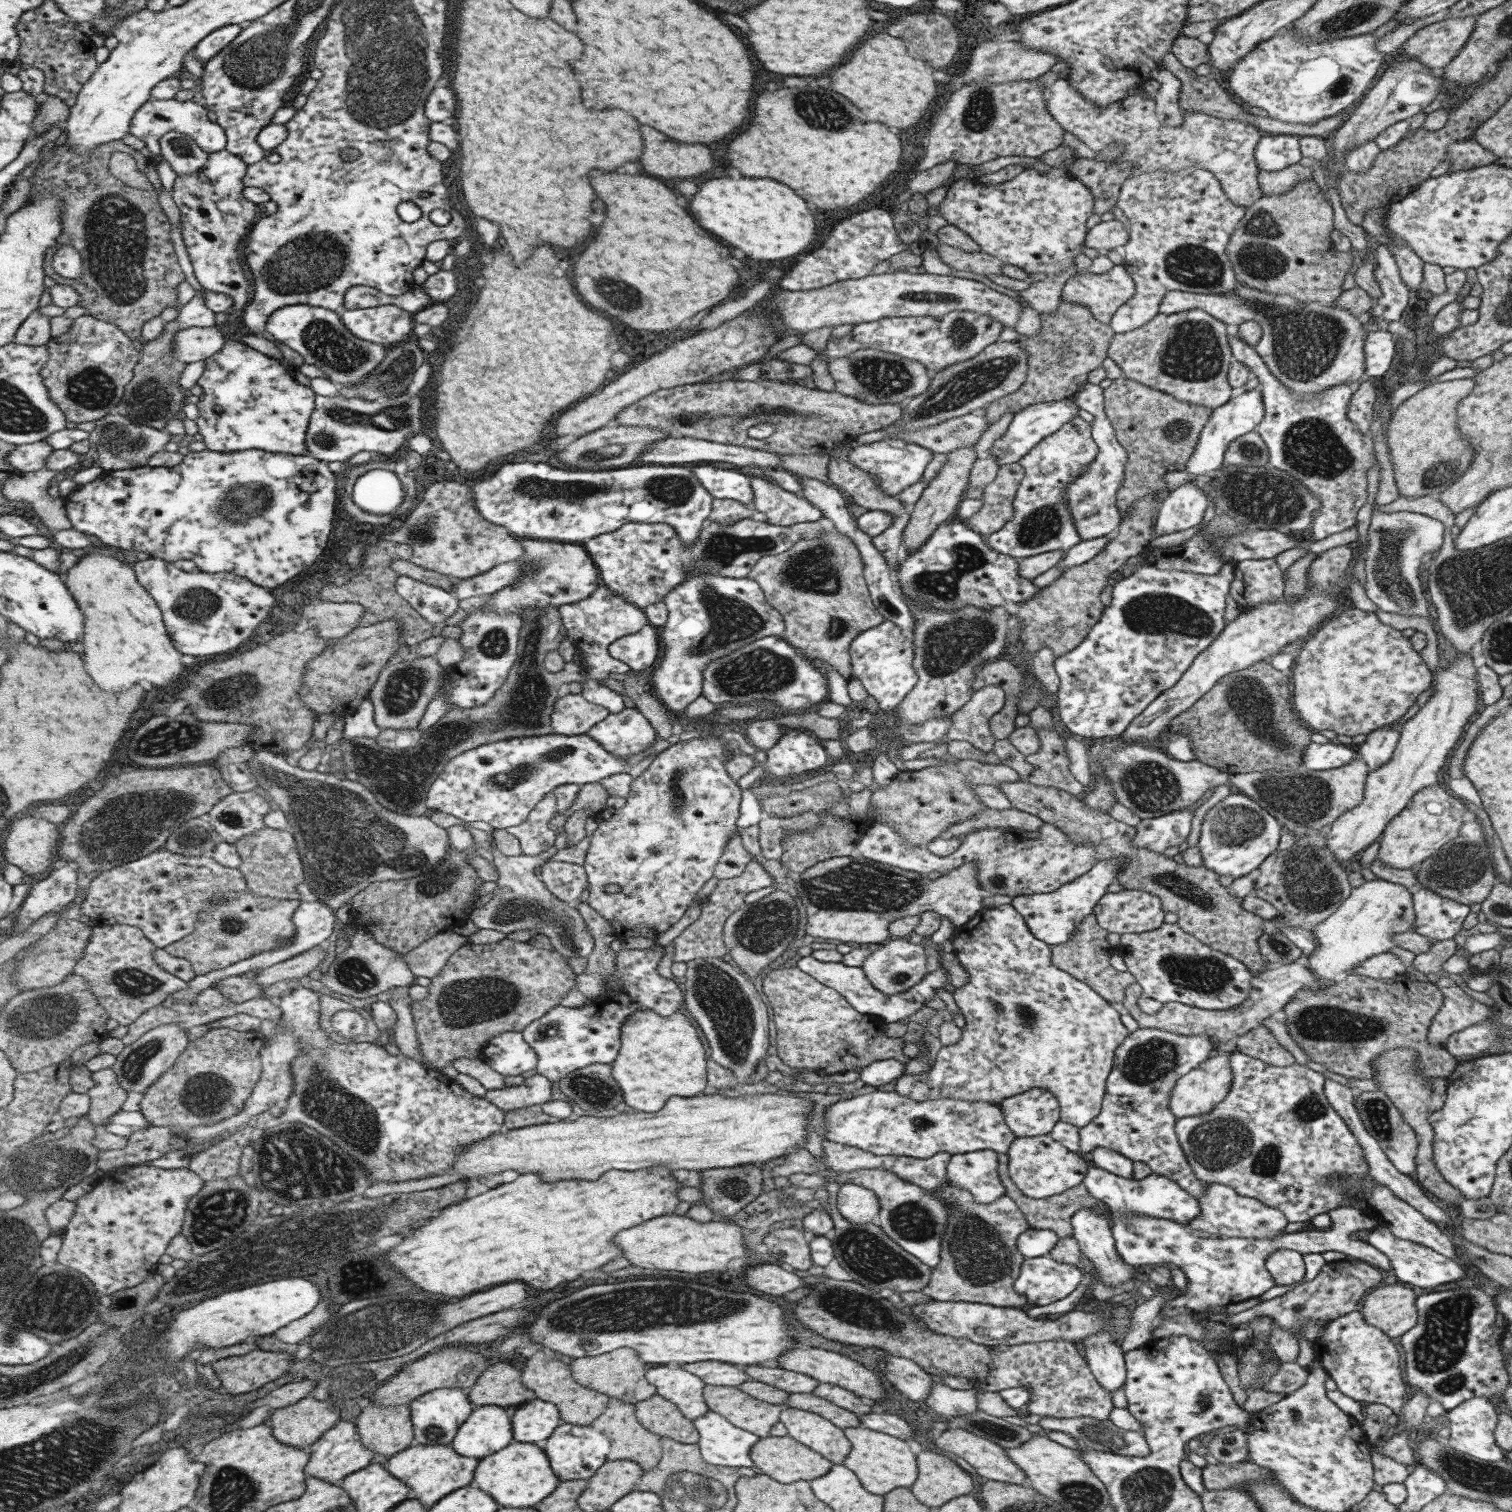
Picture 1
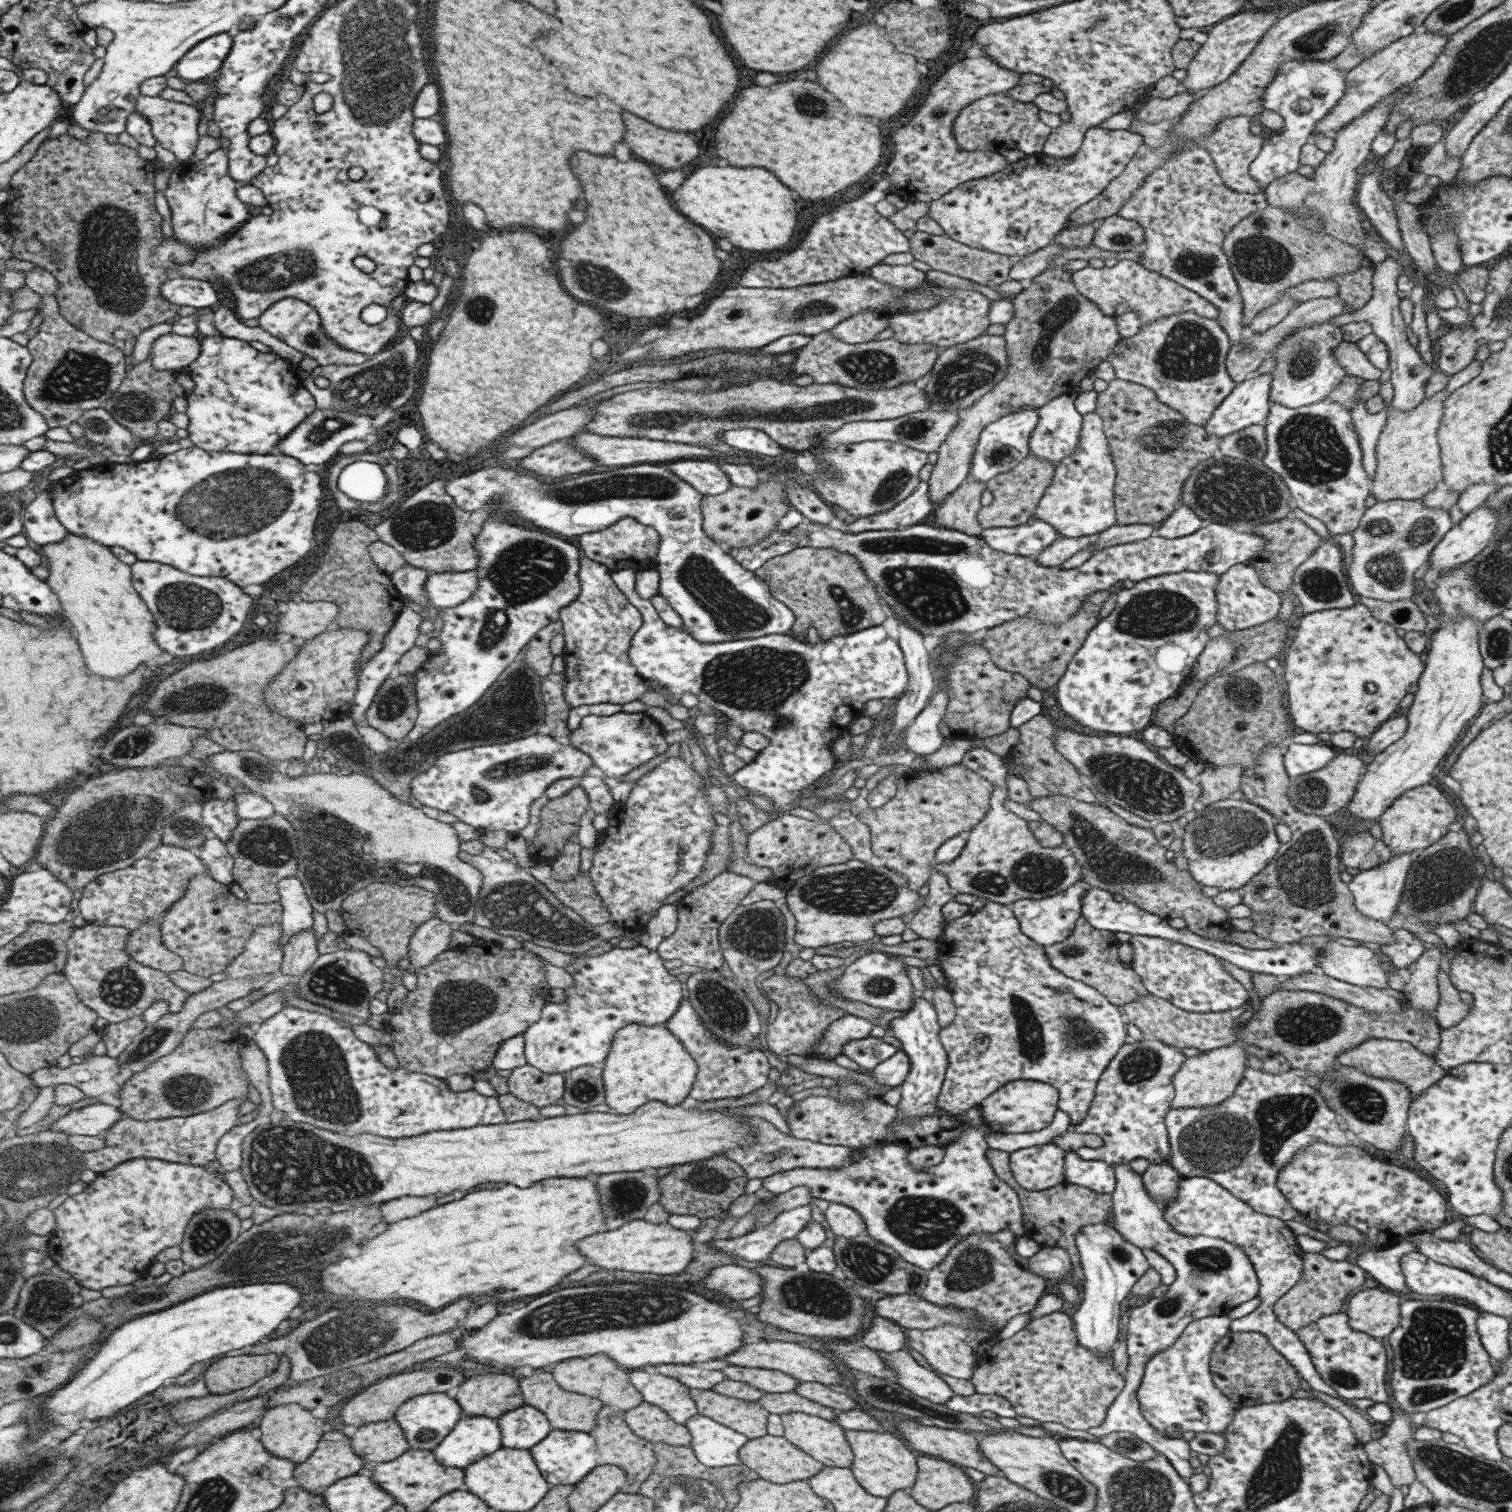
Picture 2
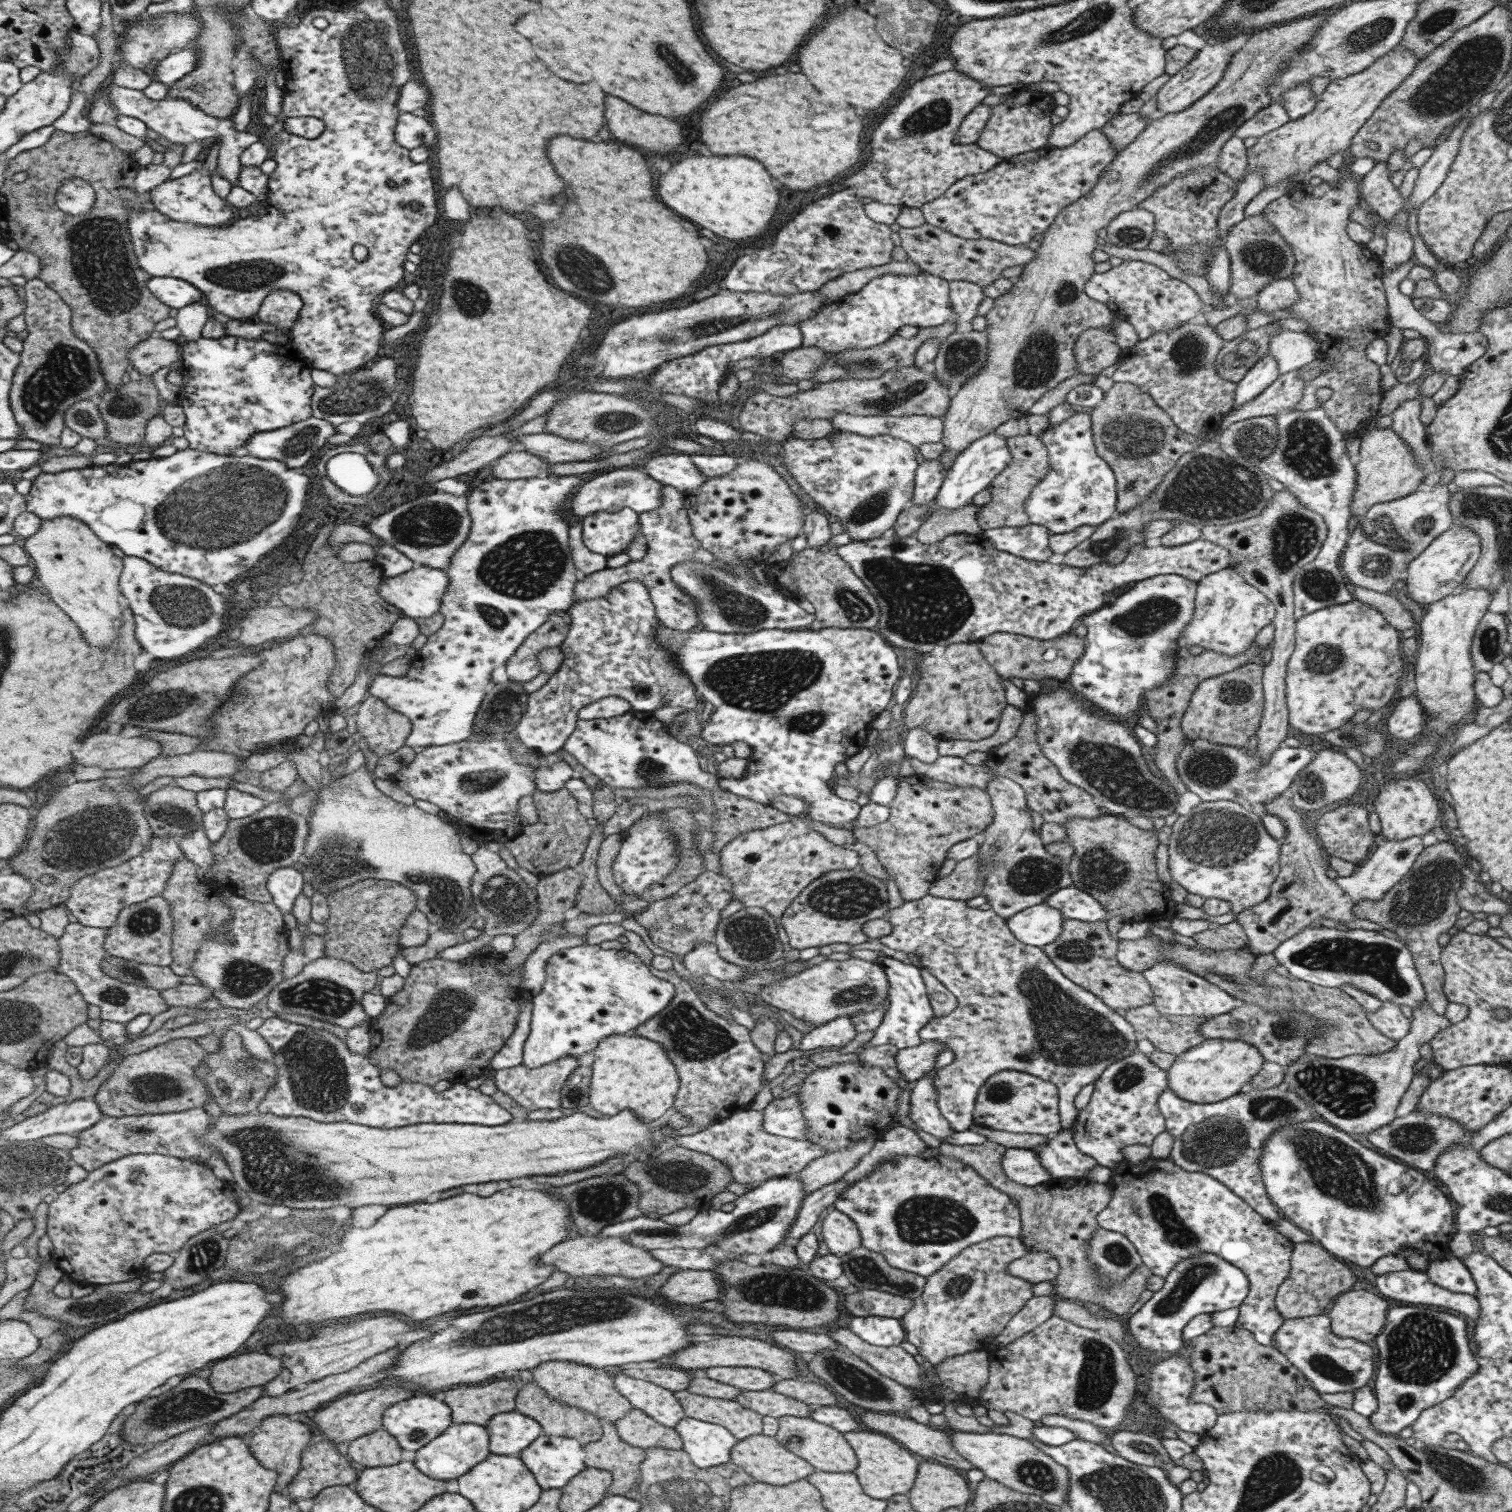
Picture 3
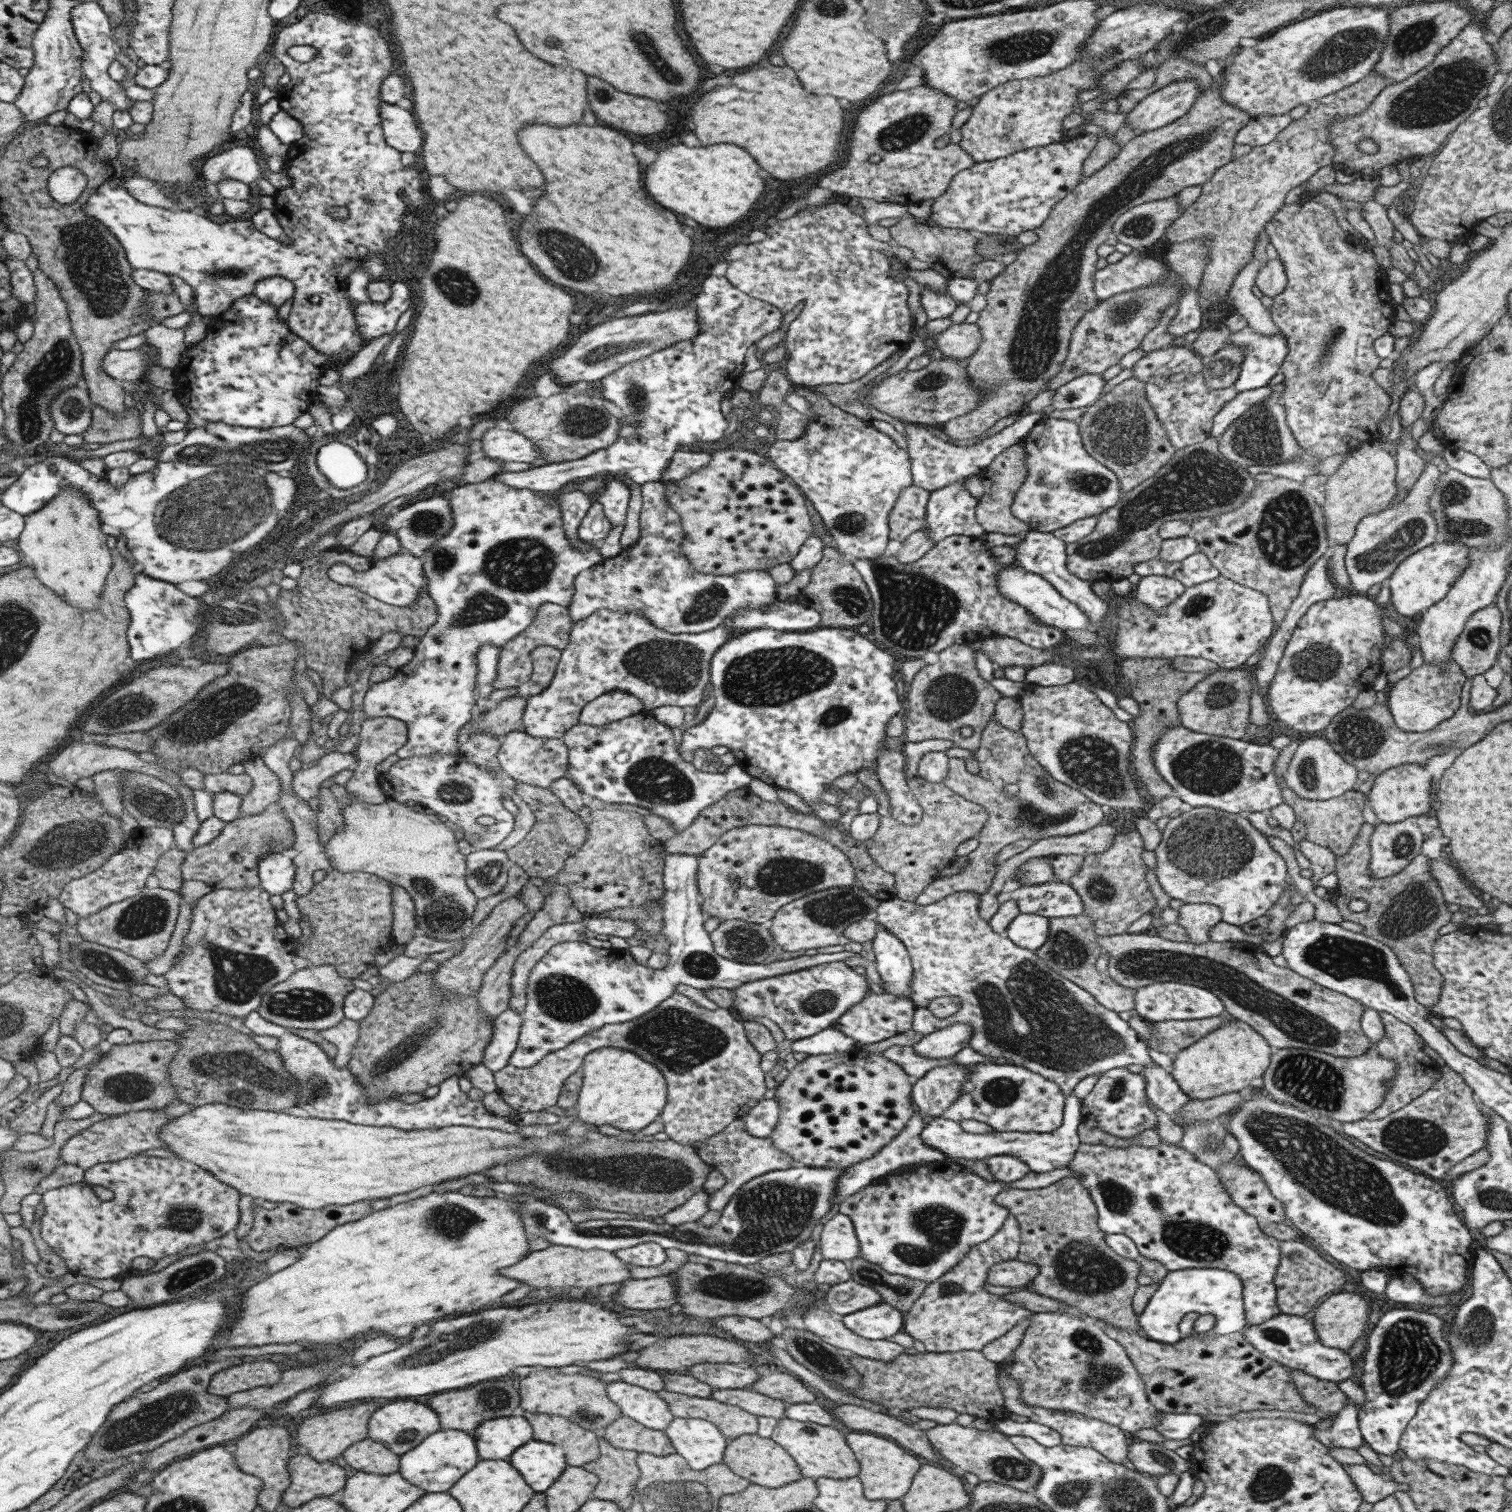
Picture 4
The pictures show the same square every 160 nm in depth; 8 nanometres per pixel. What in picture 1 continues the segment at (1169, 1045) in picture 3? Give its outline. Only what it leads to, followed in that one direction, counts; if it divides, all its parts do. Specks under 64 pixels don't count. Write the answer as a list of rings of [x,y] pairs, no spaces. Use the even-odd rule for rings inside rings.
[[[1302,960],[1286,965],[1273,965],[1272,968],[1261,972],[1259,976],[1251,977],[1249,998],[1228,1010],[1204,1010],[1186,1006],[1179,1002],[1169,1002],[1163,1005],[1158,1012],[1143,1013],[1137,1007],[1137,1000],[1142,992],[1136,983],[1125,988],[1122,1004],[1124,1012],[1133,1017],[1133,1020],[1139,1025],[1138,1028],[1156,1028],[1157,1030],[1166,1030],[1183,1037],[1207,1035],[1211,1039],[1211,1043],[1224,1042],[1230,1044],[1248,1030],[1259,1026],[1264,1019],[1274,1012],[1282,1010],[1283,1006],[1291,998],[1295,998],[1295,994],[1298,991],[1315,987],[1317,980],[1315,980],[1315,976],[1311,972],[1312,970]]]

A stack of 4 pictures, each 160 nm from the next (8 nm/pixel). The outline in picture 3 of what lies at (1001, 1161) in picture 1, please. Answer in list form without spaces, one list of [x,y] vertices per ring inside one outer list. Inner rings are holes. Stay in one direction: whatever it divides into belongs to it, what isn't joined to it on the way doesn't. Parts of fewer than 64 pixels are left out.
[[[985,1141],[981,1144],[955,1146],[940,1143],[938,1154],[952,1156],[963,1164],[968,1164],[981,1178],[984,1178],[993,1188],[1007,1194],[1019,1209],[1021,1239],[1026,1253],[1047,1253],[1058,1263],[1058,1273],[1049,1281],[1052,1294],[1058,1298],[1080,1300],[1097,1304],[1113,1312],[1117,1316],[1125,1314],[1137,1300],[1139,1294],[1145,1290],[1147,1277],[1152,1272],[1143,1264],[1136,1266],[1128,1277],[1116,1285],[1100,1287],[1094,1264],[1087,1260],[1085,1250],[1088,1240],[1099,1227],[1096,1216],[1108,1203],[1111,1188],[1106,1183],[1088,1181],[1086,1178],[1062,1179],[1050,1178],[1035,1186],[1023,1186],[1009,1180],[1000,1168],[1000,1156],[1005,1148],[994,1142]]]

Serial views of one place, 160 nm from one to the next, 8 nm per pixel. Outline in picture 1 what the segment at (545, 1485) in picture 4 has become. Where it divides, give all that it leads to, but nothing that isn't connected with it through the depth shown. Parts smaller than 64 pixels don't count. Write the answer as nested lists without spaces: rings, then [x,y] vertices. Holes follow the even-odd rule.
[[[563,1423],[553,1436],[542,1443],[551,1460],[551,1468],[555,1475],[562,1481],[586,1480],[607,1462],[607,1454],[610,1453],[610,1439],[603,1434],[599,1426]]]

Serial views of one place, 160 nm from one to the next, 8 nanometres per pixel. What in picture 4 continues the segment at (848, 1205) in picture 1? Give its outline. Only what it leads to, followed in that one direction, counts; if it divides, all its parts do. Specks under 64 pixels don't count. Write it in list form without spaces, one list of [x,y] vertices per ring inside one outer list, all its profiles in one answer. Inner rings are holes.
[[[836,1213],[821,1229],[819,1252],[823,1260],[849,1261],[860,1253],[856,1234],[847,1215]]]

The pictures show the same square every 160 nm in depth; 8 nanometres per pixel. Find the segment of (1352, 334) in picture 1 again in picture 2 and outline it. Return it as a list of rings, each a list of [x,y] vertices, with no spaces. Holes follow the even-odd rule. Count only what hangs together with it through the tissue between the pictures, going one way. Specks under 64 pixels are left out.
[[[1118,260],[1111,268],[1080,268],[1072,273],[1073,286],[1097,306],[1104,315],[1117,317],[1126,312],[1134,312],[1138,316],[1140,327],[1158,318],[1191,311],[1203,318],[1216,318],[1218,310],[1211,303],[1201,298],[1196,292],[1165,278],[1152,270],[1143,268],[1137,261]],[[1329,321],[1321,324],[1309,324],[1290,332],[1268,356],[1276,360],[1269,372],[1272,376],[1268,399],[1287,408],[1299,408],[1321,401],[1332,391],[1343,377],[1350,374],[1336,363],[1332,350],[1342,341],[1340,327],[1331,325]]]

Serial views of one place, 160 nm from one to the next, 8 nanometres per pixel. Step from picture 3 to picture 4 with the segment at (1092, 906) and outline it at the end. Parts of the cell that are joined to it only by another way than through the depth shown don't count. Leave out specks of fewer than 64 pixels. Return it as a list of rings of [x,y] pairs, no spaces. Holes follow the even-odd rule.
[[[1047,882],[1021,887],[1003,886],[995,897],[999,904],[1014,901],[1021,914],[1038,914],[1045,918],[1075,916],[1083,913],[1081,899],[1068,882]]]

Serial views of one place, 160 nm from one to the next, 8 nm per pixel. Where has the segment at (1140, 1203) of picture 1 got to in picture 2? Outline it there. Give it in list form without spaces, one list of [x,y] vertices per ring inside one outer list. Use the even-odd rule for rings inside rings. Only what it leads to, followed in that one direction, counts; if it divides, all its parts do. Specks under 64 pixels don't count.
[[[1075,1151],[1063,1155],[1064,1182],[1085,1187],[1099,1194],[1111,1194],[1115,1186],[1114,1170],[1100,1160],[1083,1160]],[[1149,1164],[1142,1174],[1147,1193],[1161,1209],[1174,1199],[1180,1174],[1171,1165]]]

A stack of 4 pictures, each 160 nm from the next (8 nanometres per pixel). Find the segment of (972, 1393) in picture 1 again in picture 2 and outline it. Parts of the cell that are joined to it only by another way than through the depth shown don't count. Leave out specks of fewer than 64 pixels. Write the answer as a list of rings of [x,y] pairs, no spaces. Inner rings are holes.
[[[905,1348],[895,1352],[876,1353],[884,1360],[884,1366],[896,1374],[896,1384],[910,1390],[915,1396],[941,1405],[954,1395],[949,1385],[935,1373],[917,1365]]]

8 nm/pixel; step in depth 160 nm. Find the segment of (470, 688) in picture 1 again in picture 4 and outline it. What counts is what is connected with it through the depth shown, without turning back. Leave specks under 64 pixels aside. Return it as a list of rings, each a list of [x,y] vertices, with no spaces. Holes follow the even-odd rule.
[[[494,478],[463,484],[452,490],[450,500],[455,513],[455,528],[422,556],[423,569],[429,579],[427,589],[438,606],[438,621],[415,647],[413,660],[402,666],[391,680],[371,685],[363,700],[366,718],[391,717],[408,724],[408,743],[397,752],[401,759],[430,756],[436,752],[459,754],[462,745],[459,733],[477,710],[478,653],[481,648],[505,648],[507,642],[526,631],[541,605],[555,603],[570,607],[574,602],[578,575],[602,562],[597,552],[598,544],[588,545],[592,549],[580,551],[569,542],[559,501],[563,494],[569,494],[565,490],[566,486],[555,492],[538,492],[507,486]],[[463,574],[471,577],[469,584],[463,584]]]

